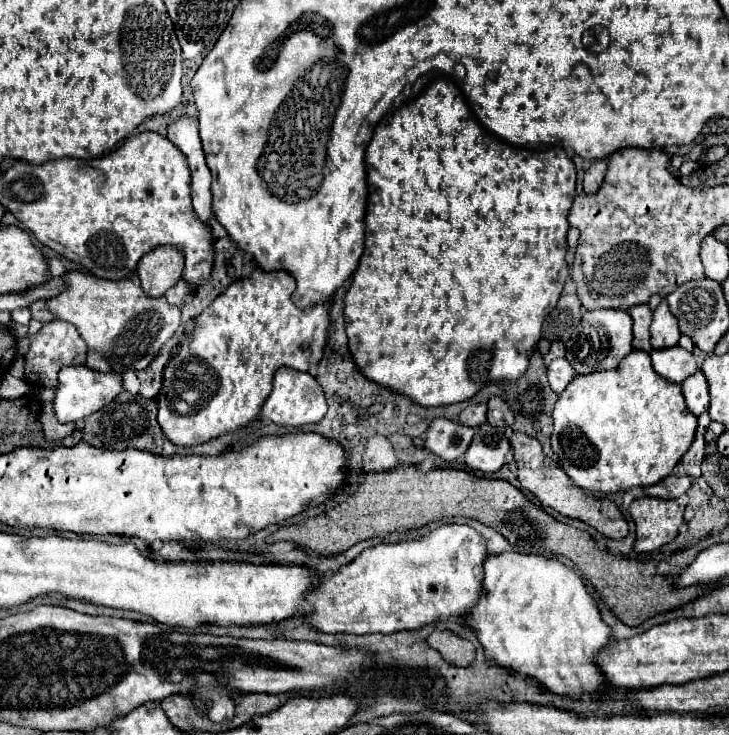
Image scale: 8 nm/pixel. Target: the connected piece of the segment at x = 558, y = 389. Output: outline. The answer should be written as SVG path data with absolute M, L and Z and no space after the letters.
M555 359L551 361L551 365L547 365L547 379L555 393L563 393L571 377L575 377L575 369L571 369L567 359Z

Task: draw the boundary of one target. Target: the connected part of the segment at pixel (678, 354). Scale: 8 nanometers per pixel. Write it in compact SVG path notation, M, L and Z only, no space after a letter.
M675 345L671 349L653 349L651 361L653 361L653 369L661 377L665 377L673 383L683 383L683 377L687 377L687 373L697 371L693 353L685 351L679 345Z

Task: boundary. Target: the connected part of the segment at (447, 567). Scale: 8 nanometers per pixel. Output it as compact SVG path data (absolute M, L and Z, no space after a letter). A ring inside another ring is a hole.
M443 523L437 529L429 531L427 535L421 535L417 539L411 541L401 541L401 543L383 543L383 545L375 545L367 551L363 551L351 565L345 565L343 569L339 569L333 575L327 575L321 579L321 583L315 587L315 591L311 591L307 595L307 599L311 601L311 605L315 607L315 613L305 615L303 623L321 629L321 631L331 631L331 633L355 633L355 635L363 635L363 633L395 633L395 631L403 631L403 629L419 629L423 625L429 623L437 623L437 621L447 621L451 617L465 617L469 613L469 609L479 601L479 595L483 591L483 561L487 557L487 545L483 545L483 537L479 537L479 533L475 533L475 529L471 529L469 525L461 525L461 523Z

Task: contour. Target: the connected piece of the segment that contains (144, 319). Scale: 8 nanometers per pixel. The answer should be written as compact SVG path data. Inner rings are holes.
M71 271L63 277L67 281L67 289L49 299L47 307L57 315L57 319L73 323L85 339L87 347L107 353L107 361L111 361L111 369L115 373L145 369L179 327L179 307L169 305L163 295L145 295L135 273L117 281L99 279L81 271Z

